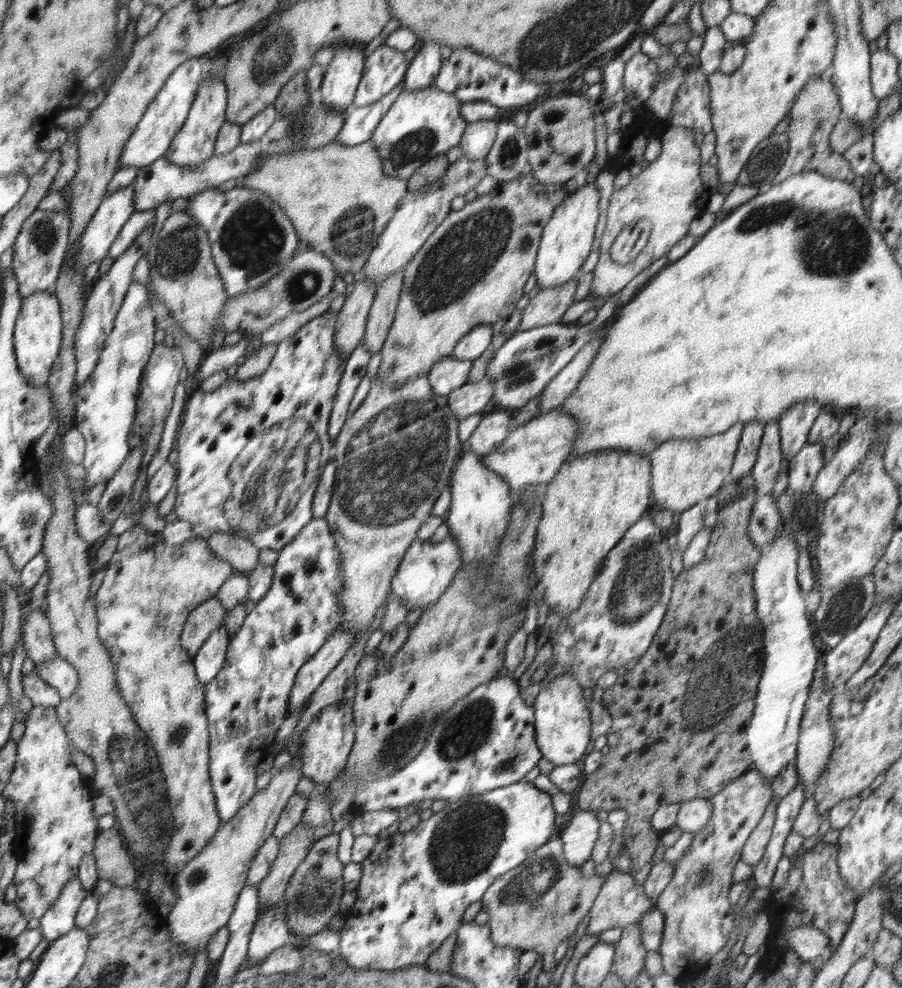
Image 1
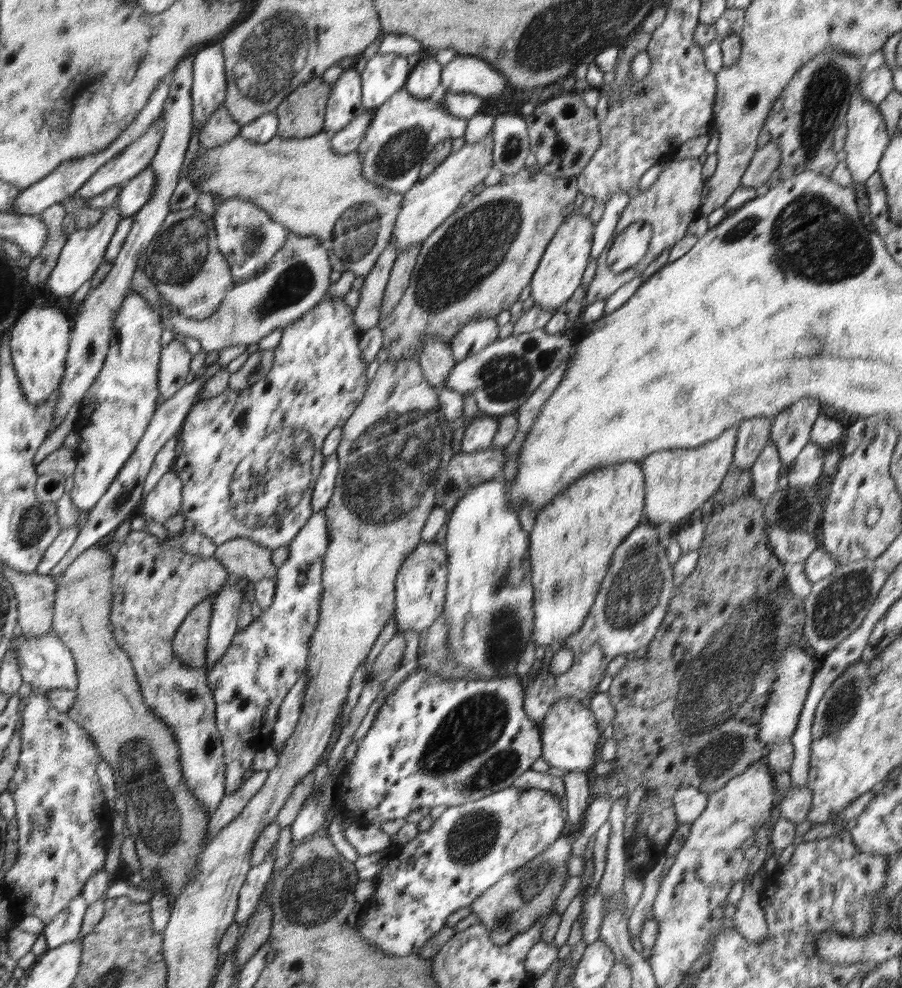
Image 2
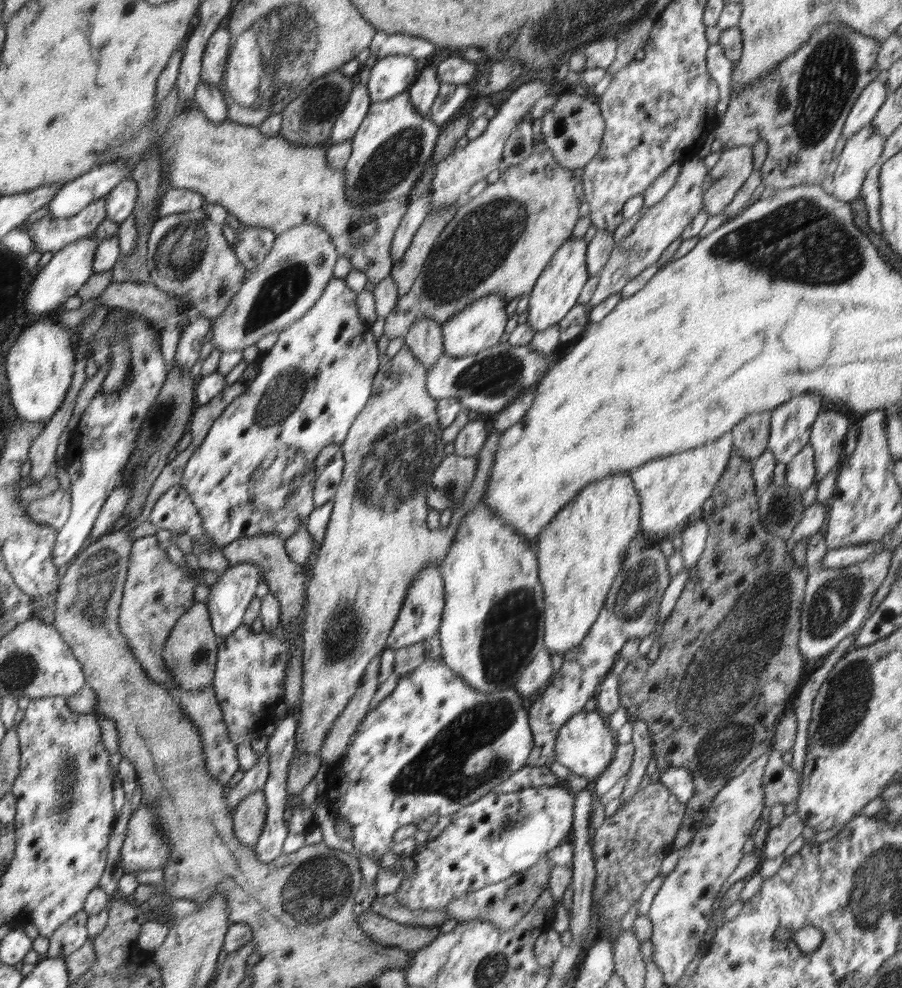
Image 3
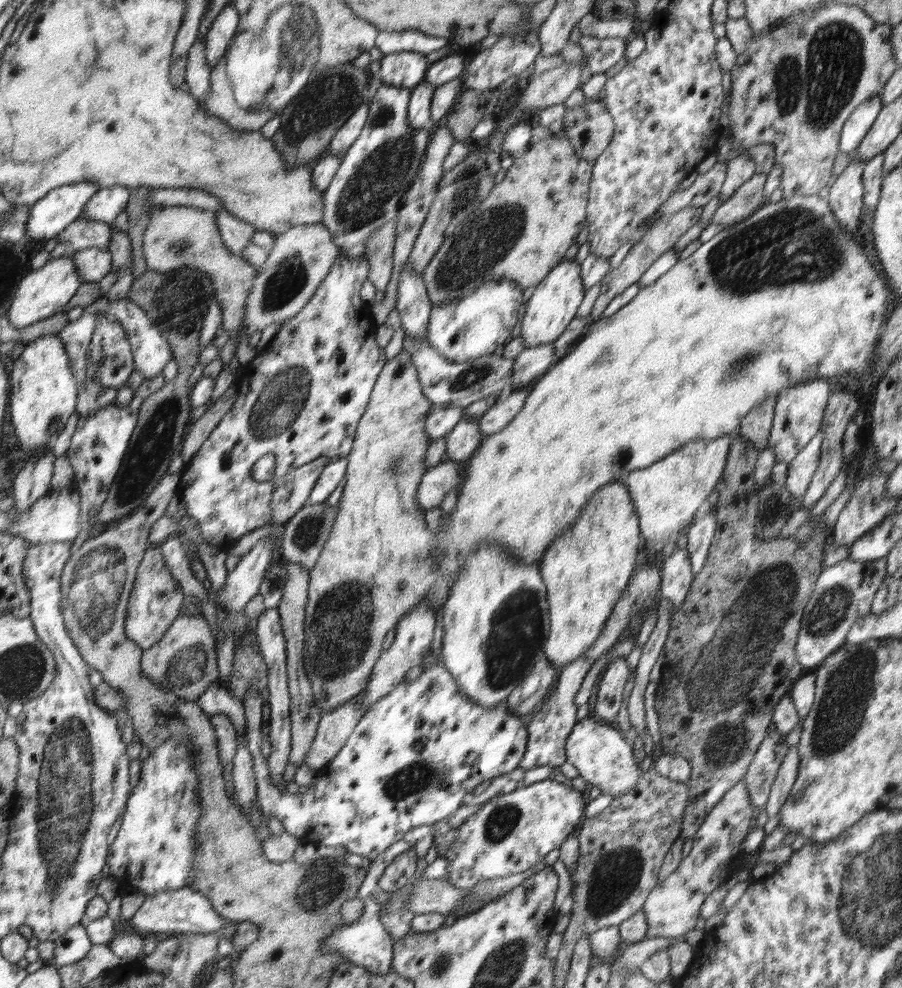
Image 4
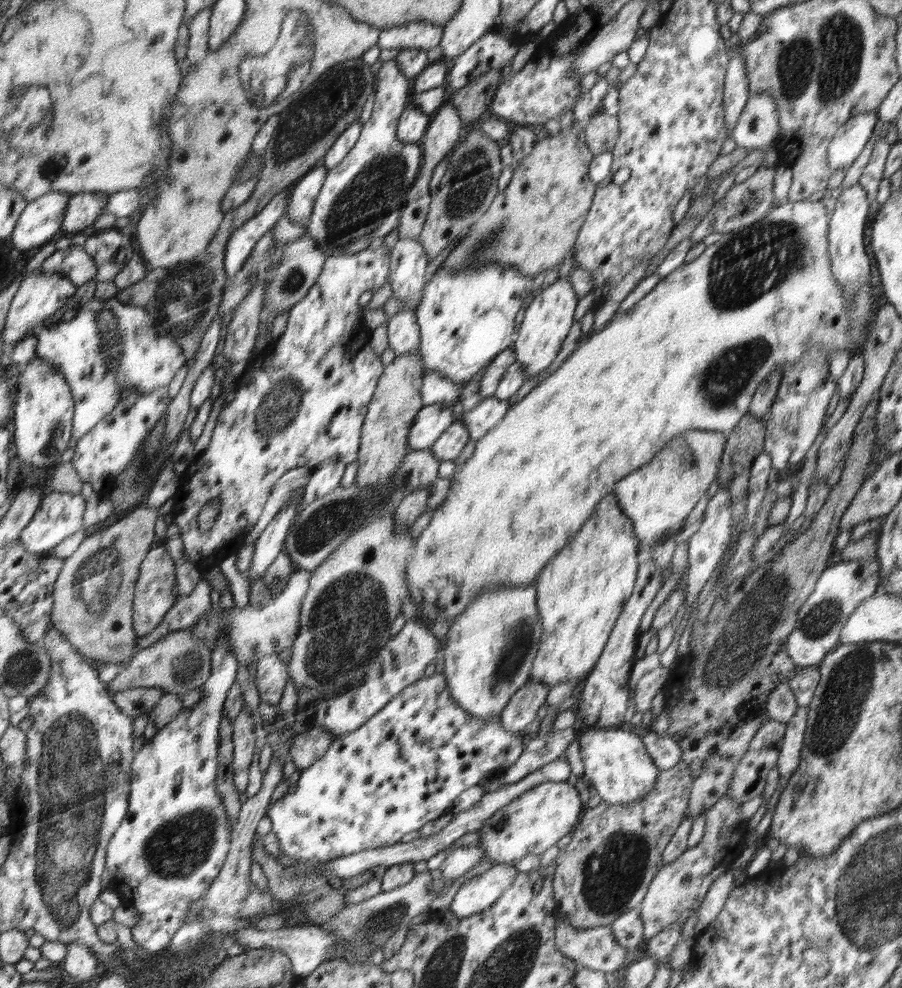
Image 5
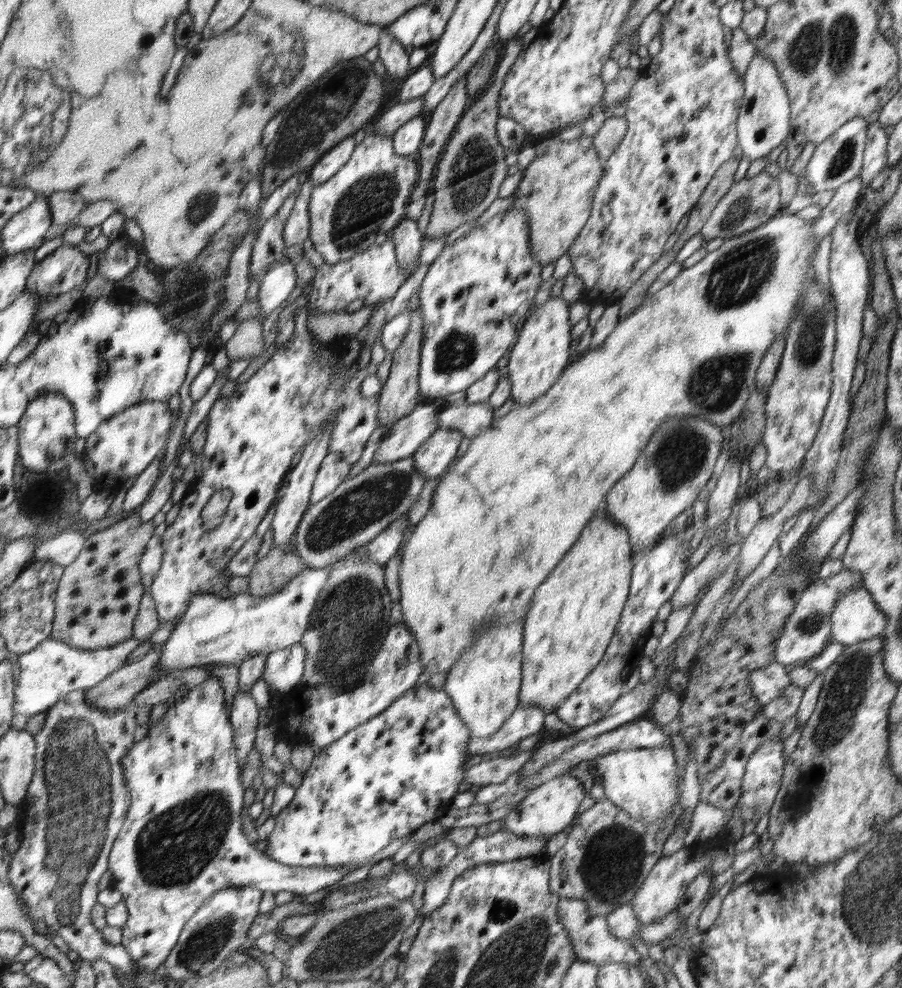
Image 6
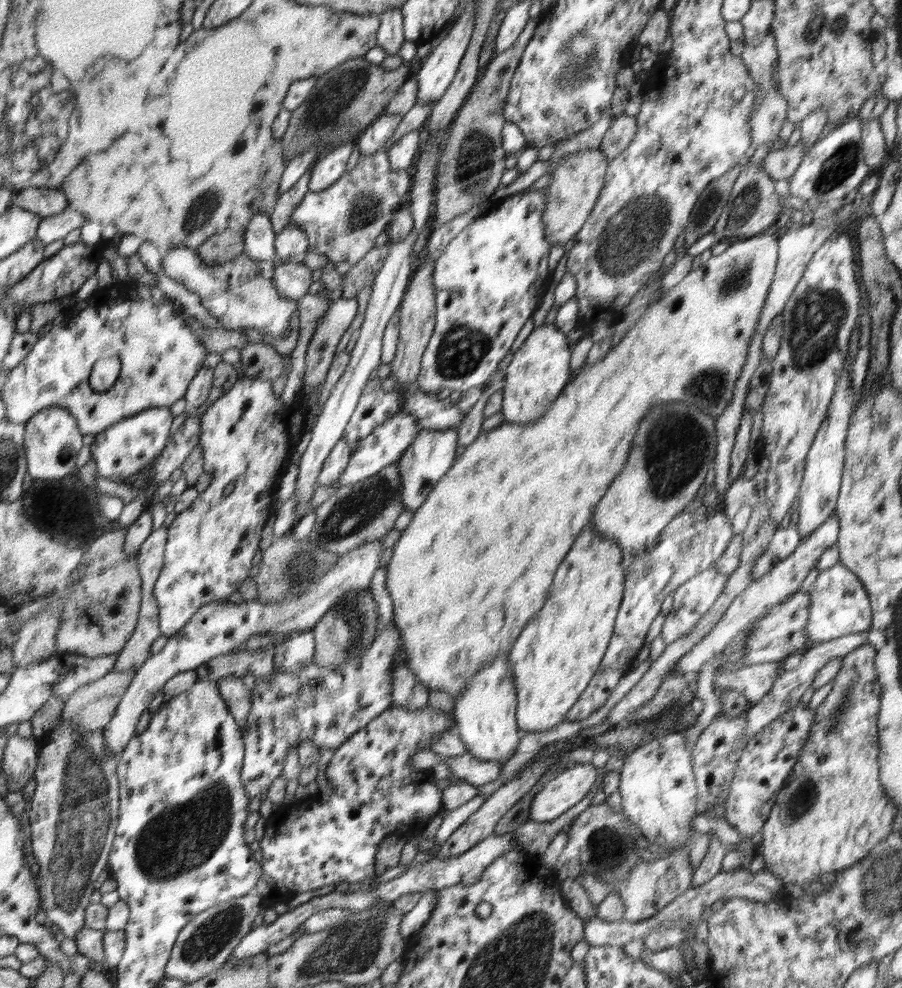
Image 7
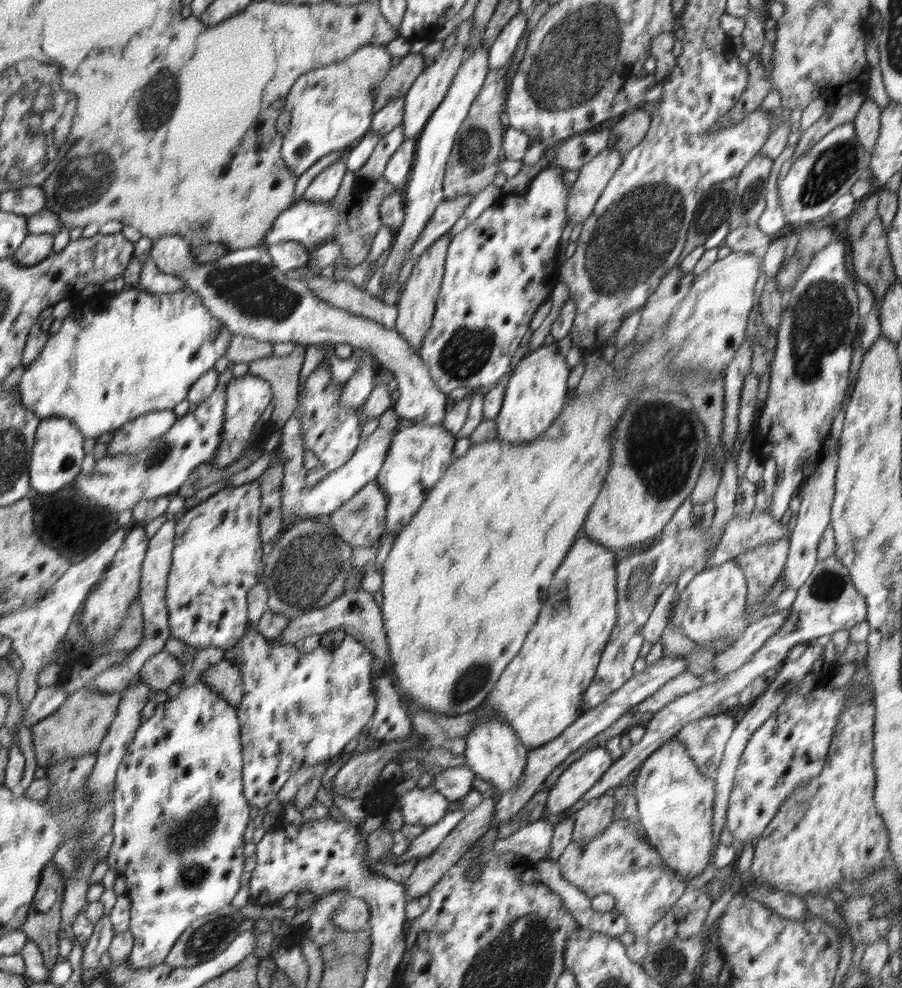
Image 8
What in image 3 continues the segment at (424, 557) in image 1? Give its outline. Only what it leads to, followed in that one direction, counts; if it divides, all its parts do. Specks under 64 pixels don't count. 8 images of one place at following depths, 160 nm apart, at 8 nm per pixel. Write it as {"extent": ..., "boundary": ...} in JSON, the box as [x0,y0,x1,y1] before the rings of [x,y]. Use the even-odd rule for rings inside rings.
{"extent":[385,565,445,650],"boundary":[[[426,565],[412,581],[405,594],[403,607],[398,613],[396,622],[390,630],[385,646],[394,650],[422,643],[427,638],[438,634],[445,605],[445,584],[438,565]]]}

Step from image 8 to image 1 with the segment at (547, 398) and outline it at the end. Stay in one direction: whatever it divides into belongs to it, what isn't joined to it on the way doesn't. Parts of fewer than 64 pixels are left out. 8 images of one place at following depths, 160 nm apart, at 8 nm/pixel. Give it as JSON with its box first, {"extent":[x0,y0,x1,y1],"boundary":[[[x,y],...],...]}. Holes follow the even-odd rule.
{"extent":[534,183,600,292],"boundary":[[[586,183],[572,191],[552,213],[544,228],[535,261],[534,274],[537,276],[536,285],[539,286],[540,292],[548,288],[560,288],[562,284],[568,284],[578,278],[579,268],[592,250],[600,214],[598,202],[600,202],[600,193],[596,184]]]}

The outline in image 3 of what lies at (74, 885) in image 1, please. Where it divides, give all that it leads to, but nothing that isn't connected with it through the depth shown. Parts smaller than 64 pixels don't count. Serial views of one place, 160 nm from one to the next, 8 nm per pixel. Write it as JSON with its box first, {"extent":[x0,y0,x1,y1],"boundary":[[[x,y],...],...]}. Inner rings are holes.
{"extent":[47,910,90,959],"boundary":[[[83,910],[78,911],[66,923],[60,926],[52,936],[49,936],[47,956],[65,959],[88,941],[90,938],[86,928],[88,917]]]}

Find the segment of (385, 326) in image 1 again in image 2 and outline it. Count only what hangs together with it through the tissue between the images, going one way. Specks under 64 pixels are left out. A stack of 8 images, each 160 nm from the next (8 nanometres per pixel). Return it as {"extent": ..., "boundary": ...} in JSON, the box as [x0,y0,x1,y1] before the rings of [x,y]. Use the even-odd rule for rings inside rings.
{"extent":[380,243,422,319],"boundary":[[[422,243],[404,249],[402,253],[398,254],[389,274],[384,300],[382,300],[382,305],[380,305],[380,319],[388,316],[394,310],[394,307],[399,304],[402,296],[404,296],[410,285],[412,270],[416,266],[416,260],[418,260],[421,248]]]}

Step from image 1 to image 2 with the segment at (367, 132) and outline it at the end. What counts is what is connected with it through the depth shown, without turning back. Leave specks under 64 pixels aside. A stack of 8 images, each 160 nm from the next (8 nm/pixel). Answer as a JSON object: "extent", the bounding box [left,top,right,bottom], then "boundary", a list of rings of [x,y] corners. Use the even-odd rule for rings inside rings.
{"extent":[329,109,376,154],"boundary":[[[364,109],[364,112],[354,116],[342,130],[329,136],[336,153],[348,154],[357,150],[367,133],[369,122],[375,111],[376,109]]]}

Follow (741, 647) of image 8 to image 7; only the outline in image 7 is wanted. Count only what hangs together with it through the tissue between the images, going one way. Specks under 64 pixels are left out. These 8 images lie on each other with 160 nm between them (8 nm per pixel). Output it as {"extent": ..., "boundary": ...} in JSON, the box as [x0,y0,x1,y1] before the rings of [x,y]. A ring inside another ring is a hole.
{"extent":[743,591,811,666],"boundary":[[[796,591],[791,597],[780,603],[770,613],[764,615],[757,621],[755,629],[747,638],[745,652],[743,652],[743,663],[745,666],[751,664],[762,664],[772,661],[783,662],[787,657],[800,655],[810,646],[805,635],[806,625],[809,623],[809,608],[811,607],[811,594]]]}

